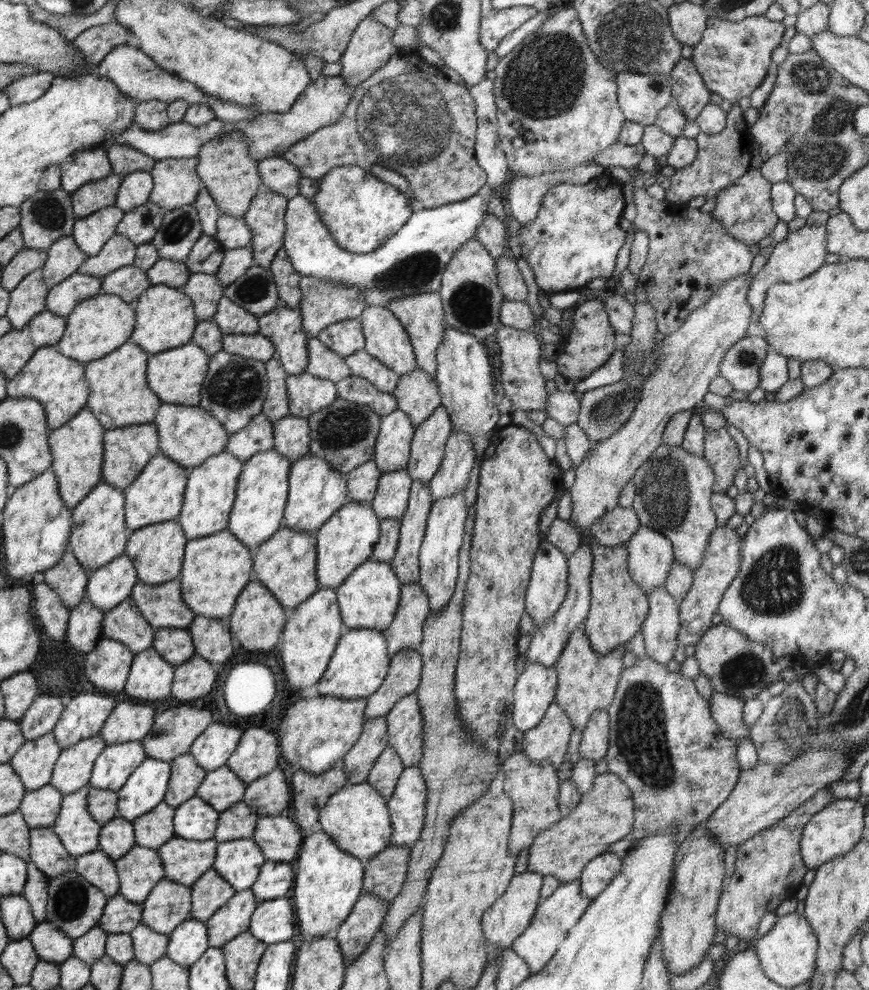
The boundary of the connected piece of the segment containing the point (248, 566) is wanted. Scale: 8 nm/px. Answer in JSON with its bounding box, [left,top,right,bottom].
[177,530,254,621]

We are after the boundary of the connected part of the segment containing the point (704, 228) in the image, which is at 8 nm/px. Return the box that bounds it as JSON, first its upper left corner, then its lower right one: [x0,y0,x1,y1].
[631,173,753,336]

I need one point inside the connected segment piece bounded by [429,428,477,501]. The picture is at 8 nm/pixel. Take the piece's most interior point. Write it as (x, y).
(451, 477)

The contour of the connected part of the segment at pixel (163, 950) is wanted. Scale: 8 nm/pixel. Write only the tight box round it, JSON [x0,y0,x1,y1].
[130,922,168,965]

